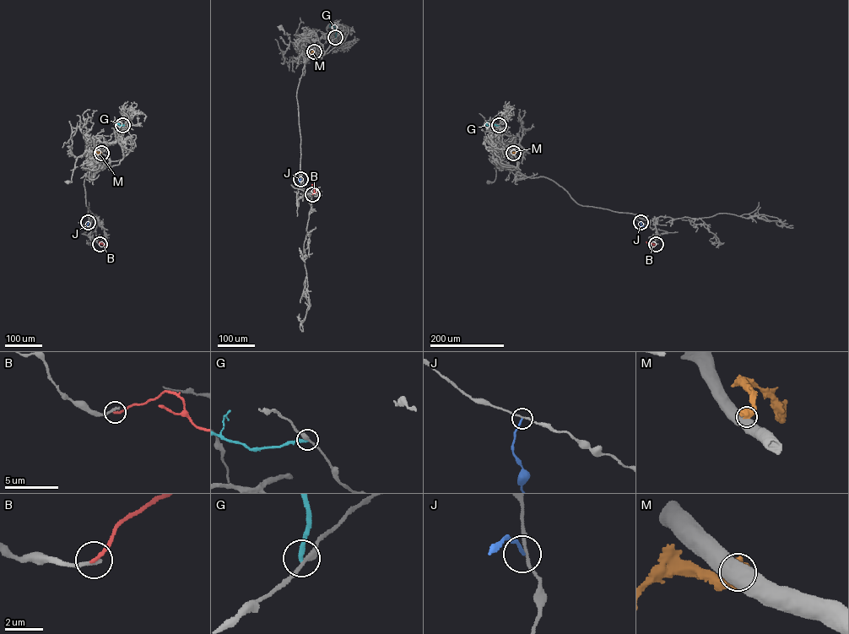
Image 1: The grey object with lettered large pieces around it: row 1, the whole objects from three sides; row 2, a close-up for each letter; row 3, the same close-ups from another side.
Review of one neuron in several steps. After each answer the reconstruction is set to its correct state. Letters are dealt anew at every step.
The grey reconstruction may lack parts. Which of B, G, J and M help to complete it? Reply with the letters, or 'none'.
none

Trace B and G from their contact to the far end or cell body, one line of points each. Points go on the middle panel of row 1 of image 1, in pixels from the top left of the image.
B: (312, 194), (315, 186), (311, 184)
G: (335, 37), (337, 30), (331, 24), (330, 26)

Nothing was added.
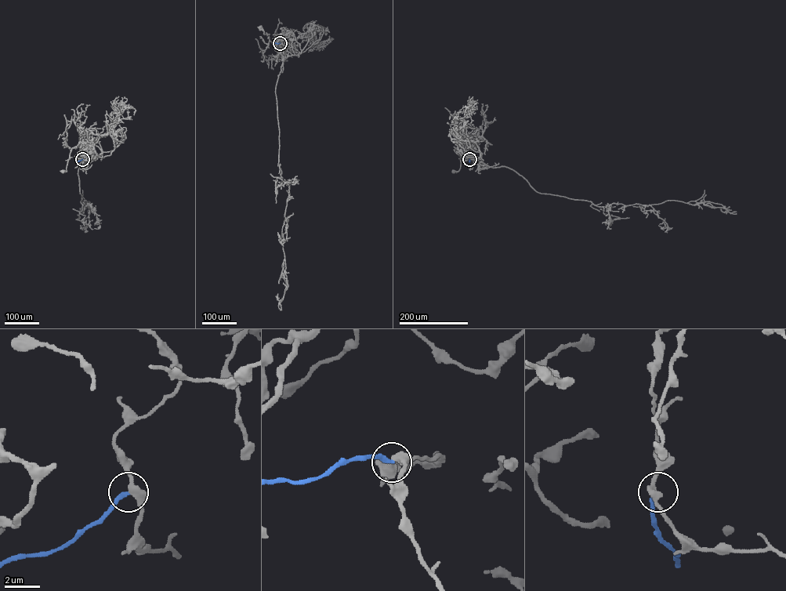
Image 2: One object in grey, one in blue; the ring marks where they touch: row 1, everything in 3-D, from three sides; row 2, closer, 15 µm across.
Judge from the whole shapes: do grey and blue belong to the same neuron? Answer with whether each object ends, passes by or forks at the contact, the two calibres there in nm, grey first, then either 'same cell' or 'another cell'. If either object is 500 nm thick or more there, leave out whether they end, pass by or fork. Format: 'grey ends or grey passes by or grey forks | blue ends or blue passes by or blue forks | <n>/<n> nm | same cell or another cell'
grey passes by | blue ends | 340/240 nm | another cell

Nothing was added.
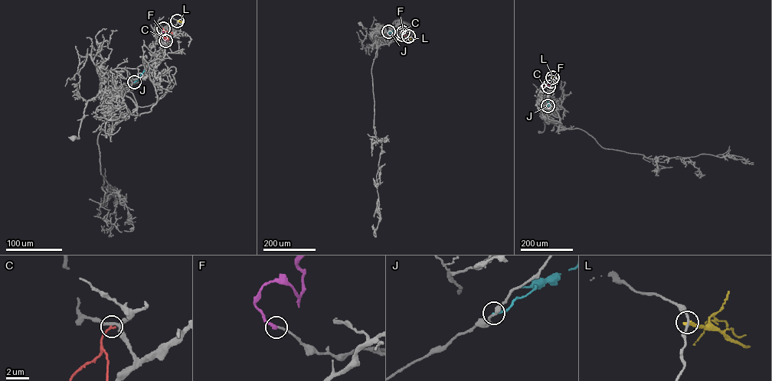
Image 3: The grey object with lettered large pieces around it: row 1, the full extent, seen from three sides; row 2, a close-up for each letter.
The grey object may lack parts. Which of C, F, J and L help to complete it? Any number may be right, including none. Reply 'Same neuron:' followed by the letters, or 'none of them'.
Same neuron: F

